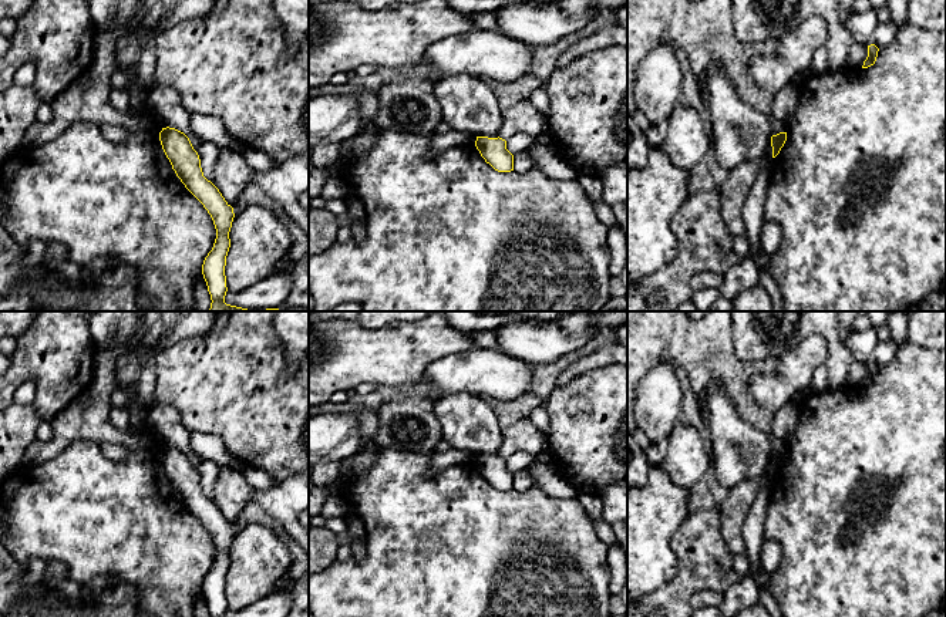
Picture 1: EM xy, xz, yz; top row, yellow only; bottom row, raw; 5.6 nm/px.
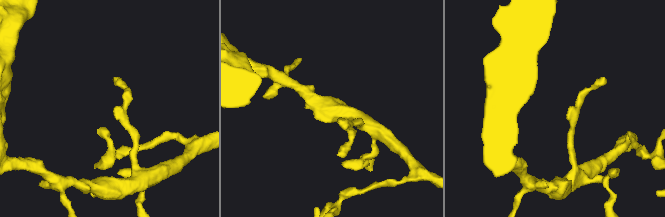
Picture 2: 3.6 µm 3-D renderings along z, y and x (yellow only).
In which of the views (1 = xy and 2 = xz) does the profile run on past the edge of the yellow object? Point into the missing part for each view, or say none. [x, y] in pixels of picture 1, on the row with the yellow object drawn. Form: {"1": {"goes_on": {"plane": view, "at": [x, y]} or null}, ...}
{"1": {"goes_on": null}, "2": {"goes_on": null}}

